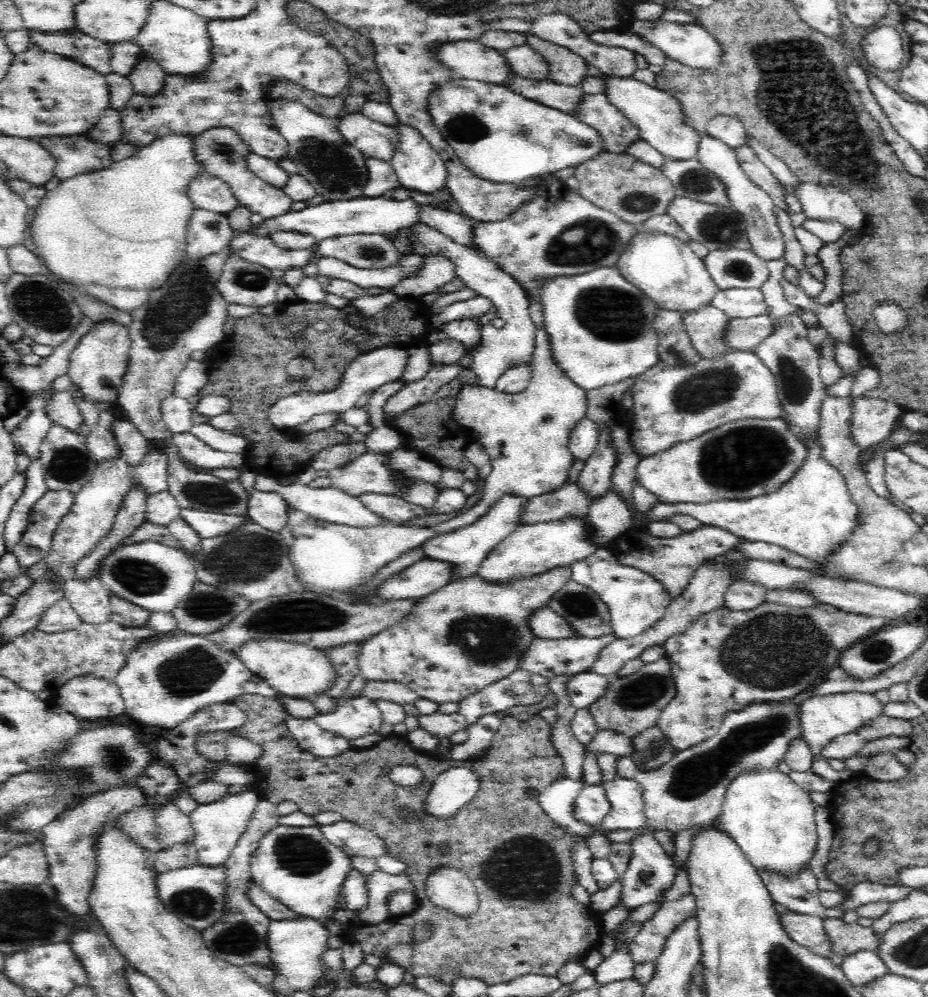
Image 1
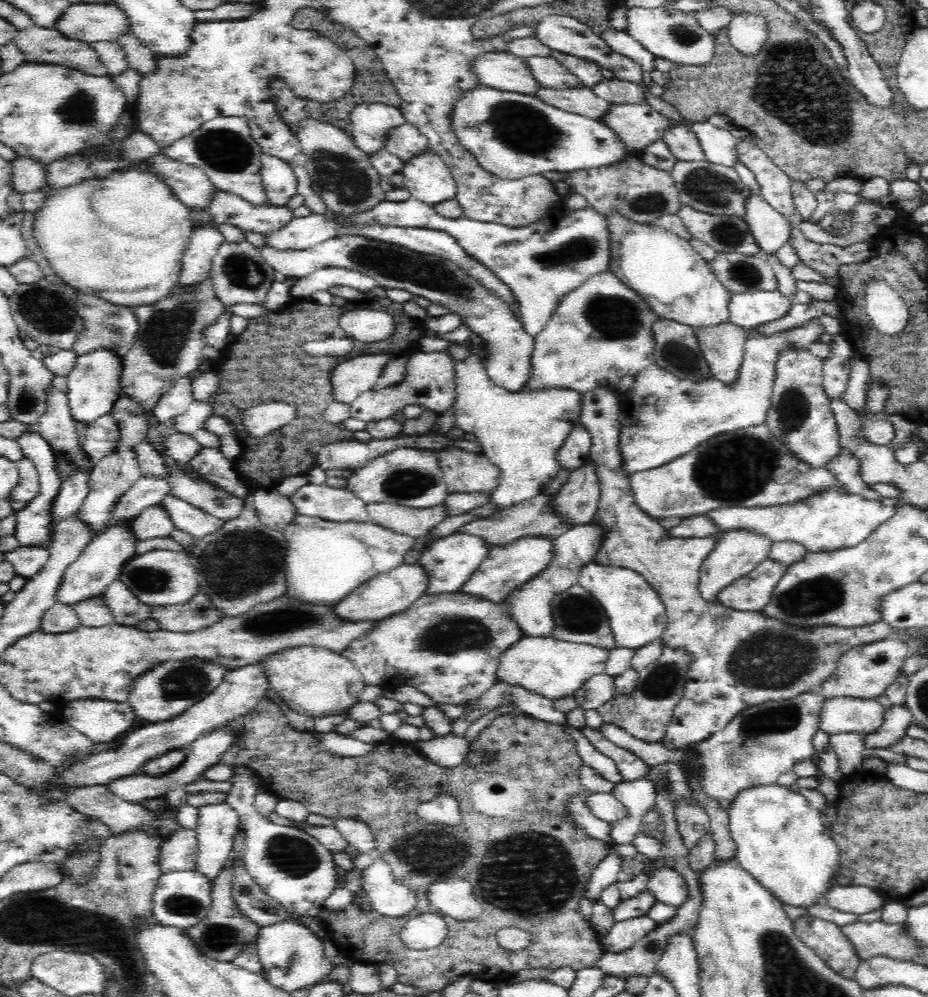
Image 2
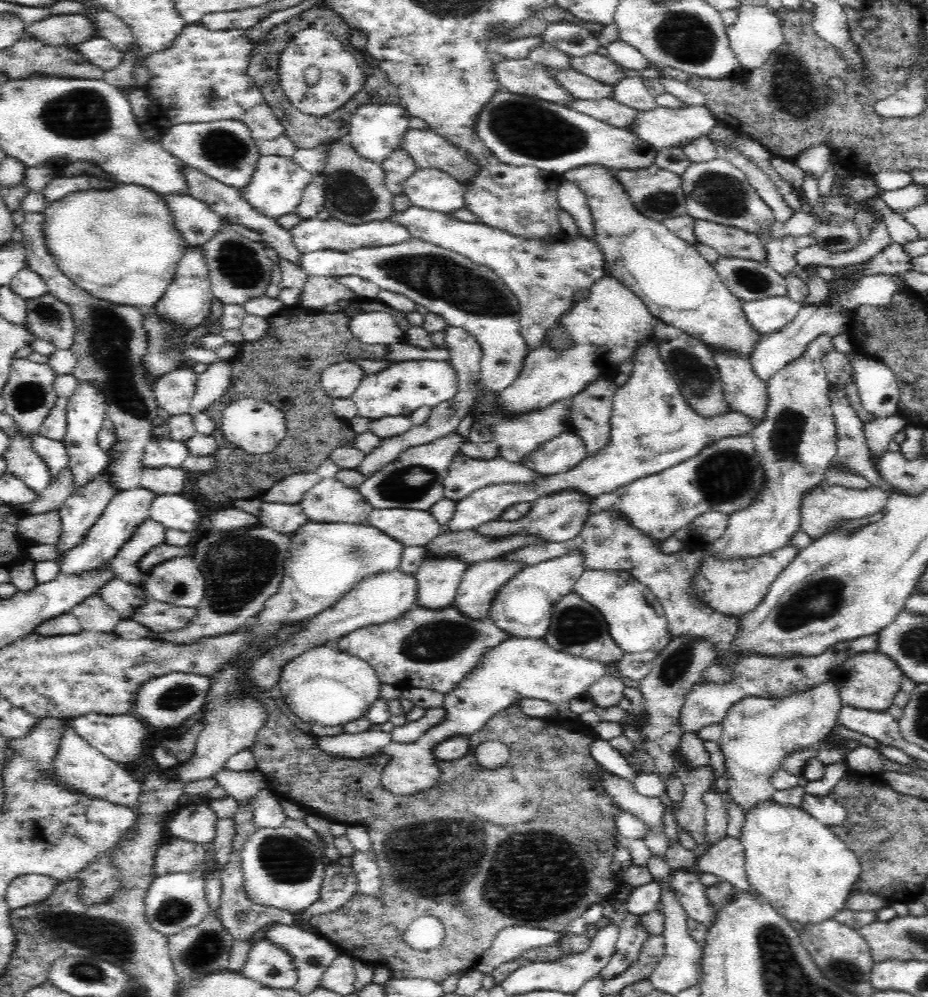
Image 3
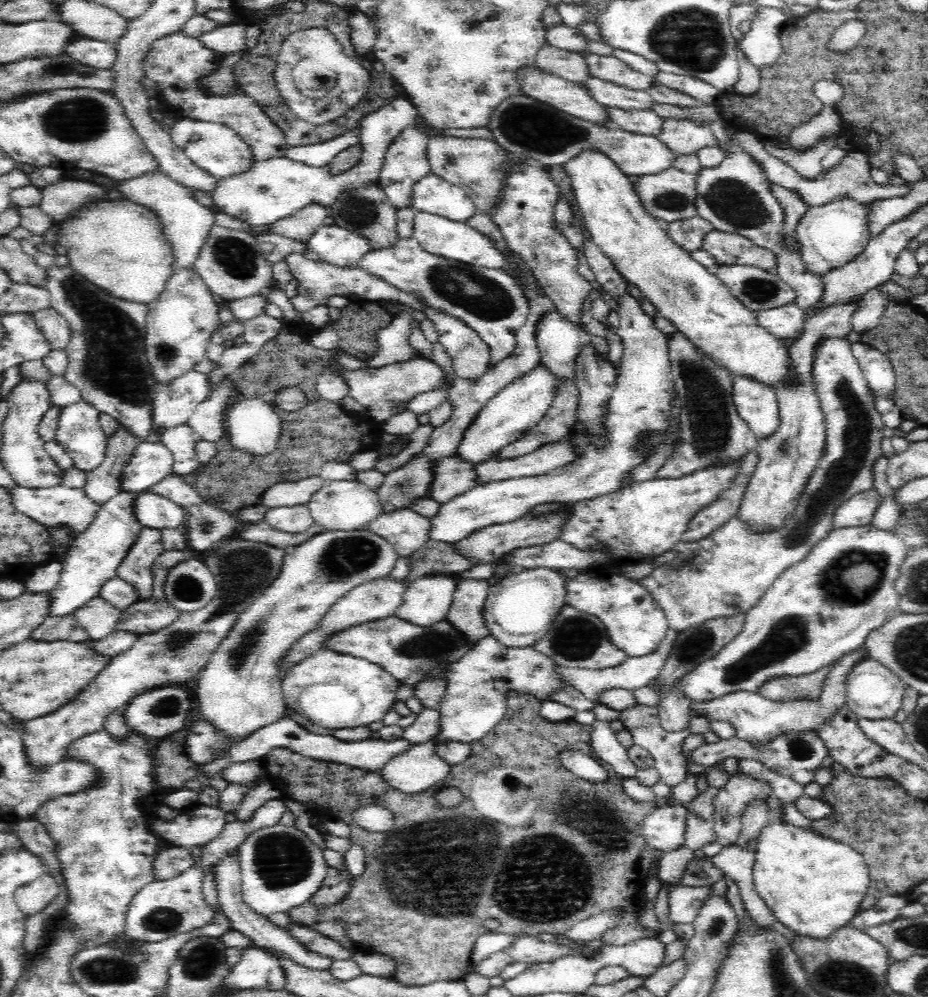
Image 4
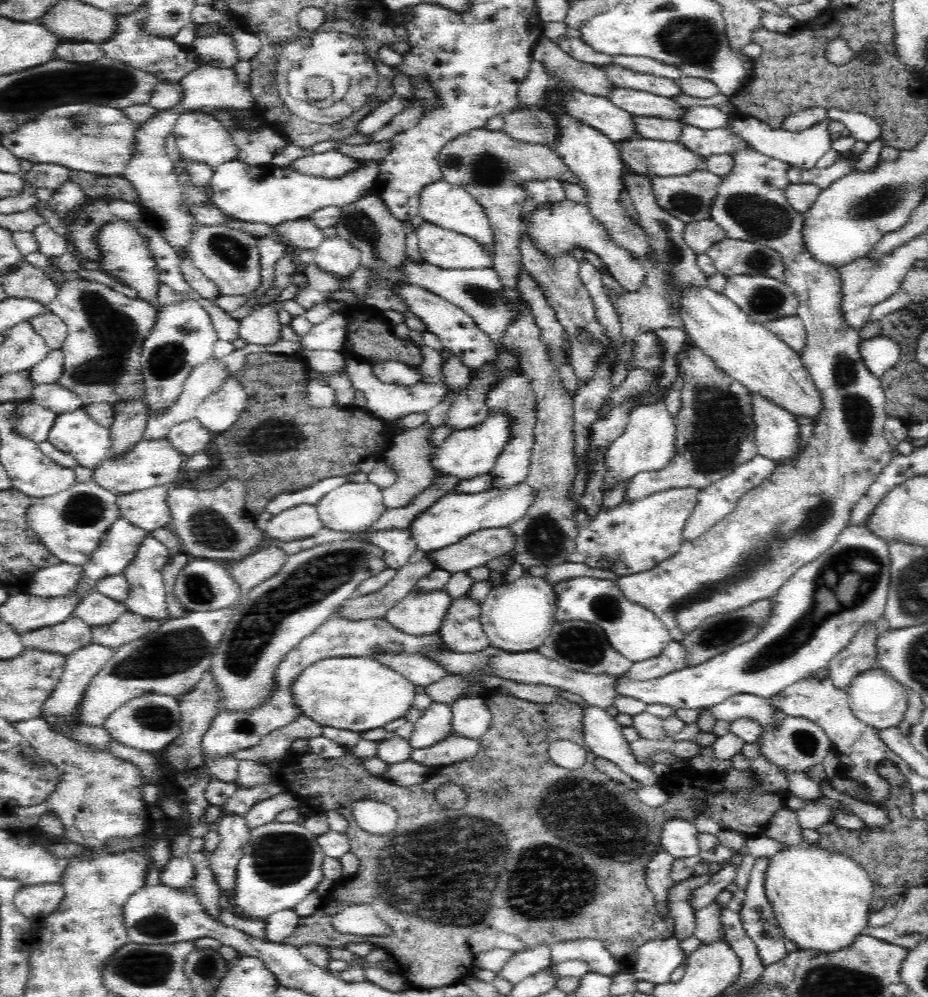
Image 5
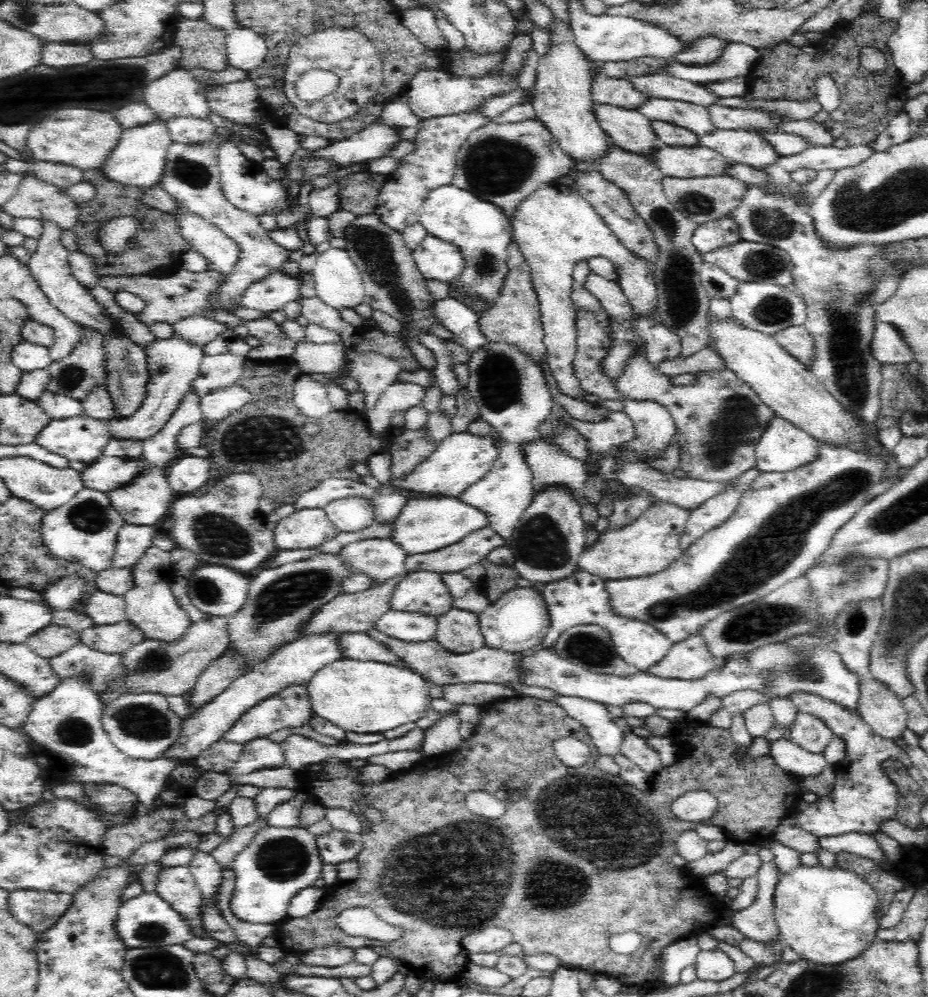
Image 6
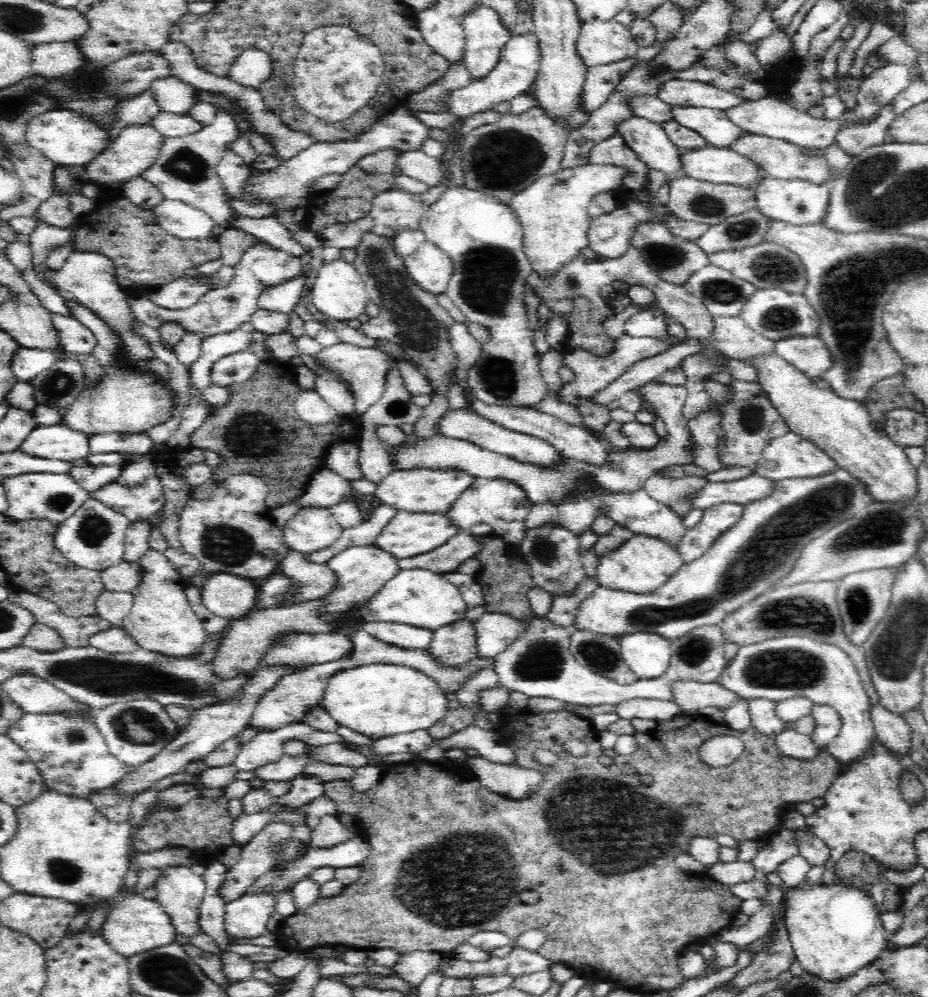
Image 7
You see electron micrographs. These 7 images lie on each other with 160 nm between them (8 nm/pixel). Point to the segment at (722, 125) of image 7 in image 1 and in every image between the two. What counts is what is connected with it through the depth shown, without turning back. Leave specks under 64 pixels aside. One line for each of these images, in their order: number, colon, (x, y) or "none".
1: (525, 60)
2: (550, 72)
3: (583, 87)
4: (609, 94)
5: (639, 103)
6: (694, 117)

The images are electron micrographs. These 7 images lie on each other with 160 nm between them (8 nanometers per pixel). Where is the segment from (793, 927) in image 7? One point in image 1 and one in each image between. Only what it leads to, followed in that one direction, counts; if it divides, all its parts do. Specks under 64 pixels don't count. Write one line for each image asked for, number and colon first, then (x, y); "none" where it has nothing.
1: (771, 819)
2: (782, 842)
3: (800, 868)
4: (814, 885)
5: (821, 900)
6: (828, 916)

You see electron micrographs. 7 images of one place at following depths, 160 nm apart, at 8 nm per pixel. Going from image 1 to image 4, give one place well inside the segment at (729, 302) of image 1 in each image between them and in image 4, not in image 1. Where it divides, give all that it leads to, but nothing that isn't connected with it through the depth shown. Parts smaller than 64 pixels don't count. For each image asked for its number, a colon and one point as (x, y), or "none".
2: (749, 311)
3: (768, 316)
4: (787, 323)

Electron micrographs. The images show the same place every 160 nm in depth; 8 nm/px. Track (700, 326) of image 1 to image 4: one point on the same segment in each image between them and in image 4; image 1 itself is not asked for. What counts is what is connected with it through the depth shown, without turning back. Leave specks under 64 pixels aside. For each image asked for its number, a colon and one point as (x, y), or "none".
2: (723, 346)
3: (746, 393)
4: (757, 404)

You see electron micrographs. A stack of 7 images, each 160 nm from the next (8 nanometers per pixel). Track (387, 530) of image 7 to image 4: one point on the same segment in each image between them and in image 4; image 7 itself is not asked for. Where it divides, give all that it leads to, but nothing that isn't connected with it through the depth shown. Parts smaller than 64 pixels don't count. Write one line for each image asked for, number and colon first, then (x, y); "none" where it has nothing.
4: (644, 391)
5: (454, 515)
6: (424, 525)

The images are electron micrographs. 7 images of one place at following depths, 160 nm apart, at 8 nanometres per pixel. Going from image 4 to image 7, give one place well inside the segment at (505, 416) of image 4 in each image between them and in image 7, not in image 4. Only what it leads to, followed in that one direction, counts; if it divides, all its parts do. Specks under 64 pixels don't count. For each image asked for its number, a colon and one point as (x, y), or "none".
5: (465, 454)
6: (461, 460)
7: (432, 492)

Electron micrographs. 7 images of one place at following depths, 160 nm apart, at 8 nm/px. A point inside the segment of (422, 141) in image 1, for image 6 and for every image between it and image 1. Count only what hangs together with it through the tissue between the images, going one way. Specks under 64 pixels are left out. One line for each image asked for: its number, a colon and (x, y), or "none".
2: (429, 180)
3: (432, 189)
4: (432, 195)
5: (449, 207)
6: (481, 231)

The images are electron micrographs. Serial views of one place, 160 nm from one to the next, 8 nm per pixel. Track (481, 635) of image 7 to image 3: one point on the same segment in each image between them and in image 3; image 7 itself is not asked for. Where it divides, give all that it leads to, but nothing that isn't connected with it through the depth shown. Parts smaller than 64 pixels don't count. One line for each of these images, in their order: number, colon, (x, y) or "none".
3: (523, 608)
4: (519, 609)
5: (518, 616)
6: (519, 620)

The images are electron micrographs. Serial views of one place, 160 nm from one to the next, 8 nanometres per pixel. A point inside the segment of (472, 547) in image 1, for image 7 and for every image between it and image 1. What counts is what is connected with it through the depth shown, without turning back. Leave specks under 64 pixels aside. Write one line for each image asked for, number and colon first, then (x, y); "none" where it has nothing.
2: (448, 562)
3: (438, 579)
4: (427, 602)
5: (418, 614)
6: (405, 626)
7: (404, 636)

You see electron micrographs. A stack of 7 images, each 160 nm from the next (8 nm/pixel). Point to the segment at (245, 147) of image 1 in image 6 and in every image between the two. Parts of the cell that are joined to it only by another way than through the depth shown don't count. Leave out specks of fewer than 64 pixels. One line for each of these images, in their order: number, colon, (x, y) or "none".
2: (224, 148)
3: (224, 149)
4: (217, 149)
5: (200, 137)
6: (185, 129)

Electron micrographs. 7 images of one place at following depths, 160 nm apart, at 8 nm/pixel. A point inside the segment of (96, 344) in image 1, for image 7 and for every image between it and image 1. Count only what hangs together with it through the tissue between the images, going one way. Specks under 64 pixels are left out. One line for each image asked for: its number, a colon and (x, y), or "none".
2: (93, 386)
3: (86, 409)
4: (79, 431)
5: (75, 433)
6: (80, 438)
7: (57, 442)

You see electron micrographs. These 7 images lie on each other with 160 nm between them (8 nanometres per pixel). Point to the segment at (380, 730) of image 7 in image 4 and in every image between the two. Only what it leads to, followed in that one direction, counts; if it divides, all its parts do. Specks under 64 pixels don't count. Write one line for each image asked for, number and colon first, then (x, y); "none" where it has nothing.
4: (337, 691)
5: (360, 694)
6: (358, 696)

